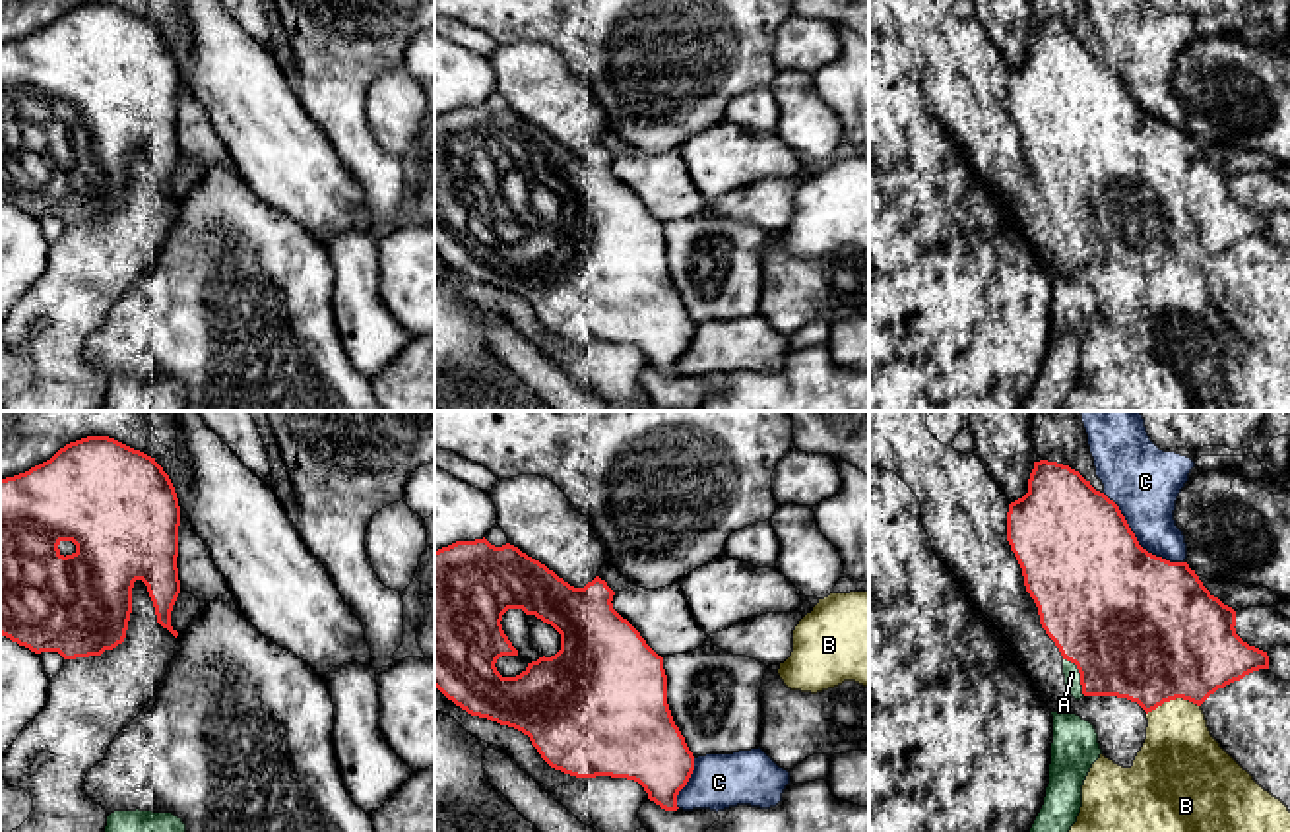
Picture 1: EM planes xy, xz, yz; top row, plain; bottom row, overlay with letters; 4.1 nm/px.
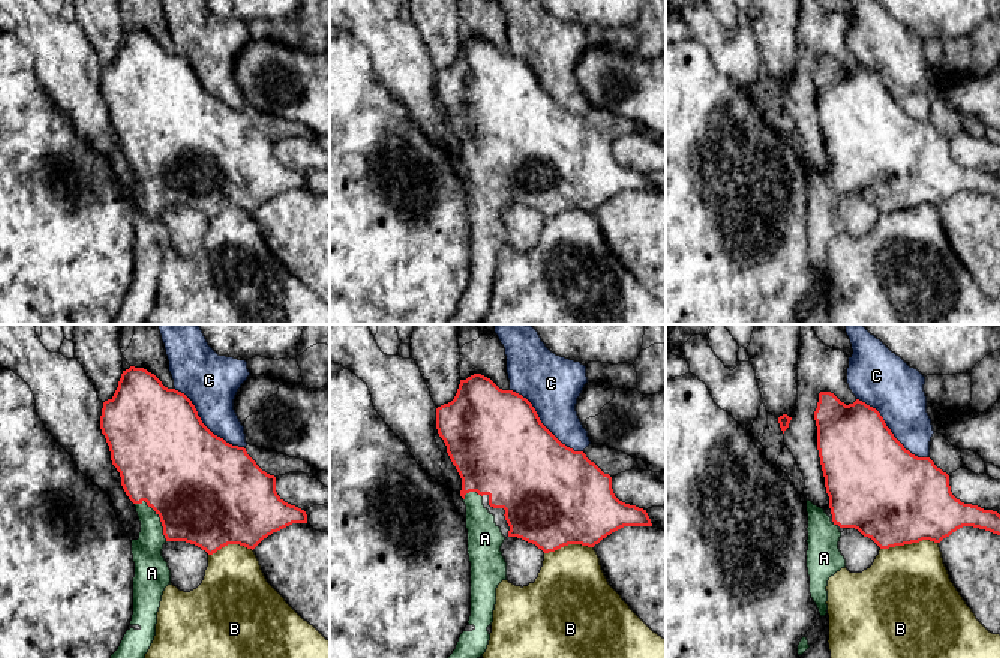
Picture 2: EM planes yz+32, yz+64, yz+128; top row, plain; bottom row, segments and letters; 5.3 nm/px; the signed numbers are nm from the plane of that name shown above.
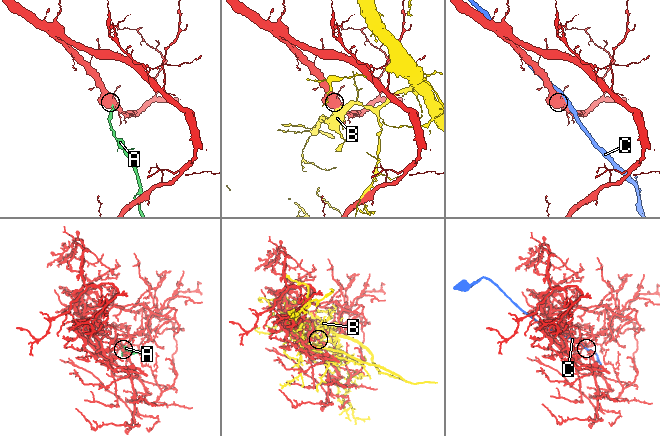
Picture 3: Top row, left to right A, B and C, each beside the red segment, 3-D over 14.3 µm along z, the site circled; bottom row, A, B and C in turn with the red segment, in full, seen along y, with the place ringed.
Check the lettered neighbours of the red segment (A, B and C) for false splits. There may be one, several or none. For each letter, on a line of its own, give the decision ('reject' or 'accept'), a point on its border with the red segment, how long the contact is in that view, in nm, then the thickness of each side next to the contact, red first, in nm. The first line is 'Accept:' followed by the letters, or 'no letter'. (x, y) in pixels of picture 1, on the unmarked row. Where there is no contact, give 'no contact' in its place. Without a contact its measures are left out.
Accept: A
A: accept | yz (1081, 241) | 180 nm | 500/70 nm
B: reject | yz (1172, 264) | 220 nm | 500/320 nm
C: reject | yz (1135, 105) | 460 nm | 500/300 nm

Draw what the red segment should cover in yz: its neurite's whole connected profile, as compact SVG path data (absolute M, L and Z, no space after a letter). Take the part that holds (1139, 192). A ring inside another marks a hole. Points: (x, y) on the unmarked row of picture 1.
M1034 27L1028 58L1009 70L1007 107L1040 190L1063 221L1065 250L1075 266L1117 262L1137 268L1146 279L1176 264L1201 272L1218 254L1269 235L1267 217L1236 200L1236 176L1214 163L1187 128L1170 128L1143 114L1119 72L1069 31Z

